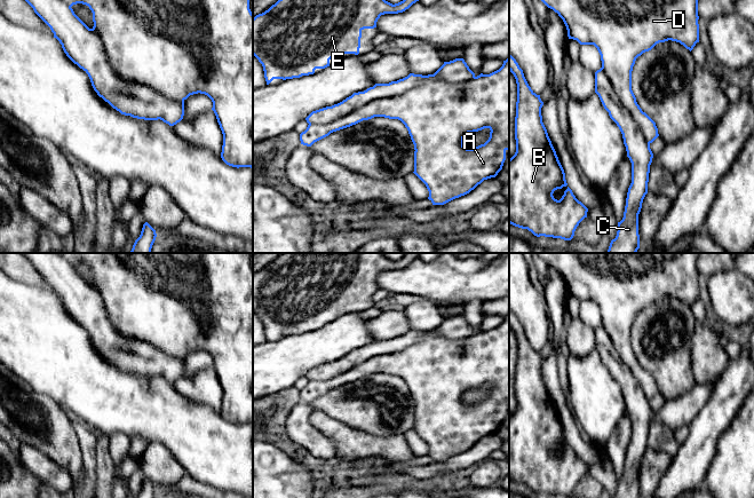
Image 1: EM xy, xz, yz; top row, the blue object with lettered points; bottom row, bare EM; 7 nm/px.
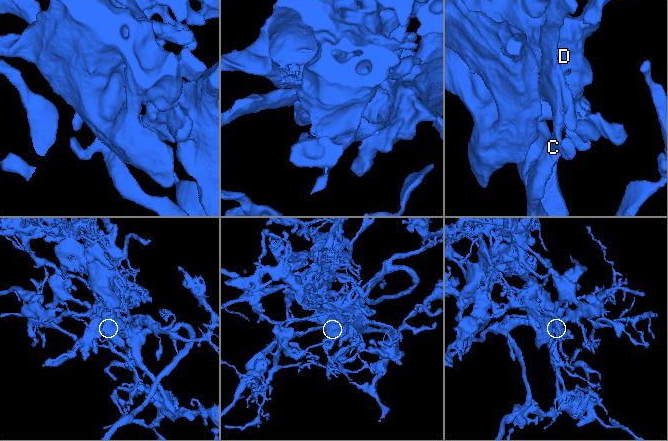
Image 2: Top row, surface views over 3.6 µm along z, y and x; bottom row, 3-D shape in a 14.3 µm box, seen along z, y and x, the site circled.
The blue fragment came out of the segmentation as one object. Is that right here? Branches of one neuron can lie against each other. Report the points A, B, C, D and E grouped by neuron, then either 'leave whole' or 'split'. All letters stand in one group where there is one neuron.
groups A B D E / C; split

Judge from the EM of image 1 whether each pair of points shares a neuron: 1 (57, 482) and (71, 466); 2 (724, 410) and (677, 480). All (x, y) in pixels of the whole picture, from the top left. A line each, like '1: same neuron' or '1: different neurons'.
1: different neurons
2: same neuron

